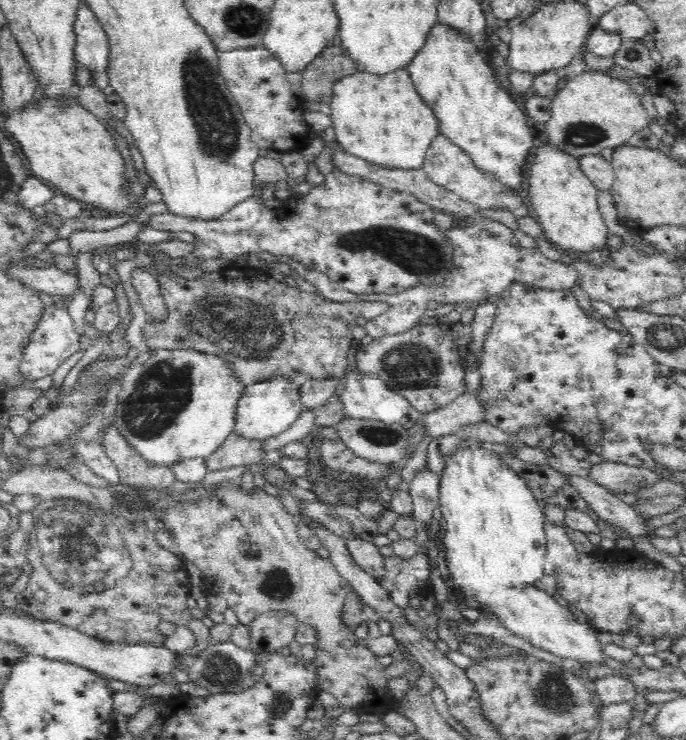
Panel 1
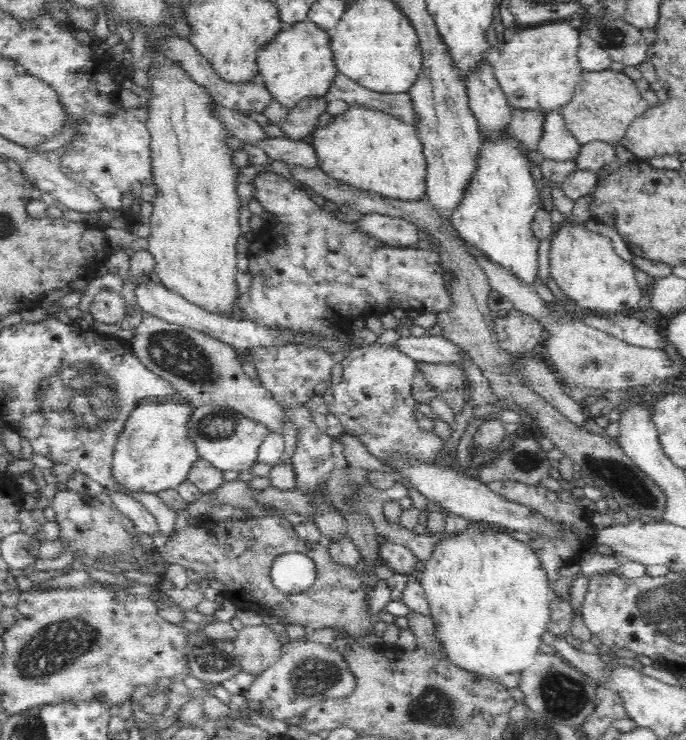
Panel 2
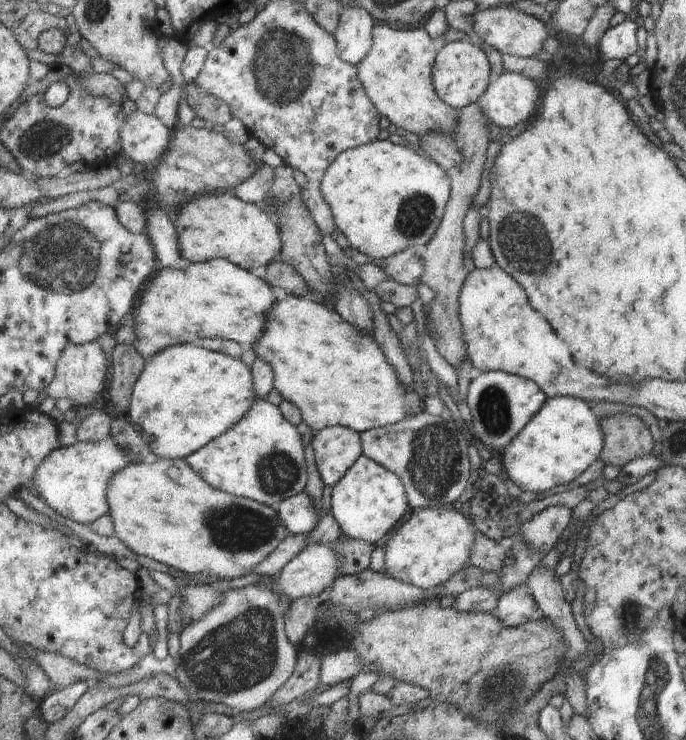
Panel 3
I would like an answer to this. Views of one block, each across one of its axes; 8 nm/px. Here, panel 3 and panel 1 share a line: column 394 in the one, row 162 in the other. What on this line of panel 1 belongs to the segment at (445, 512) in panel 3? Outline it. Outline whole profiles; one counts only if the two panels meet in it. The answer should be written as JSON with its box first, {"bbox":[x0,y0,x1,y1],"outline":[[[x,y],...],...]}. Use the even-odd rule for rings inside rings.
{"bbox":[527,144,610,254],"outline":[[[546,144],[537,147],[535,162],[531,165],[529,172],[529,196],[531,202],[527,208],[535,220],[543,229],[543,237],[548,243],[562,250],[570,250],[570,254],[588,254],[595,251],[610,250],[610,230],[603,220],[600,210],[597,206],[598,189],[592,184],[592,181],[579,169],[578,159],[570,155],[565,155],[562,151],[552,150]]]}

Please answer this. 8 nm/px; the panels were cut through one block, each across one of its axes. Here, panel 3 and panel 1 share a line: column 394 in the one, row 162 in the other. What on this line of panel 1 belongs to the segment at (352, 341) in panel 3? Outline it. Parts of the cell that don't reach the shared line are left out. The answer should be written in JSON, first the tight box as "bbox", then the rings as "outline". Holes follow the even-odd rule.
{"bbox":[326,69,439,171],"outline":[[[407,69],[380,78],[376,75],[347,74],[333,86],[331,101],[326,109],[332,121],[334,140],[349,155],[356,156],[377,170],[418,171],[423,168],[427,150],[434,138],[439,135],[438,123],[432,110],[424,105],[424,101],[416,94]]]}

